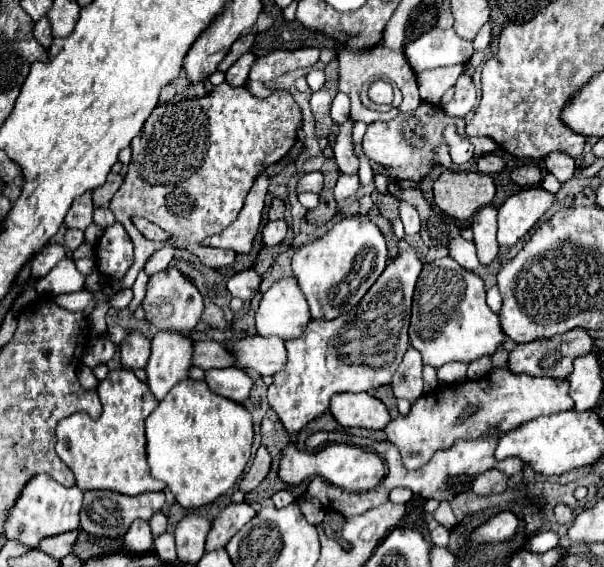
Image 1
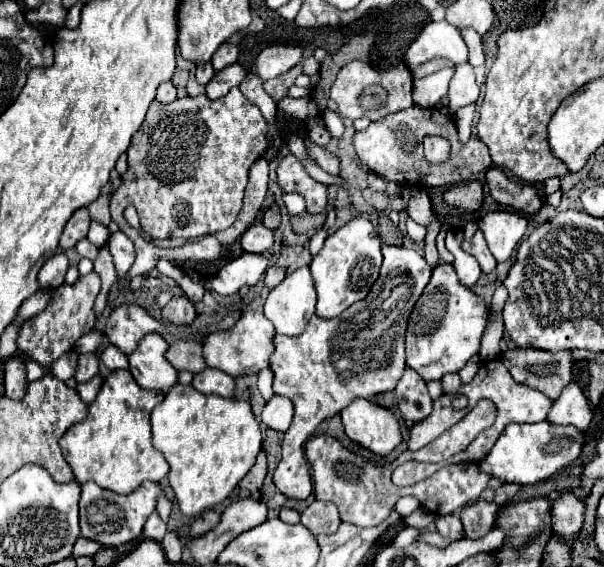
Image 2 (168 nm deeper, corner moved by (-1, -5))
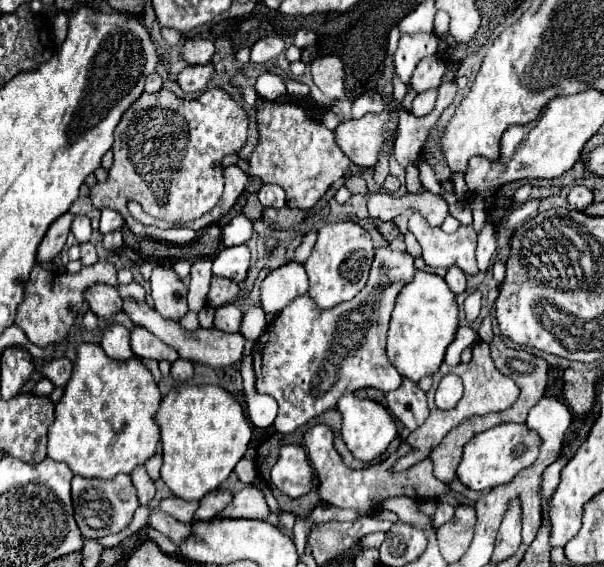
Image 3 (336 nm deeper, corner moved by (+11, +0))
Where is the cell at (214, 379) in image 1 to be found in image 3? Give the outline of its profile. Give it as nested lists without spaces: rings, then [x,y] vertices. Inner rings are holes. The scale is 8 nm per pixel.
[[[178,358],[174,364],[172,364],[172,378],[176,382],[188,382],[194,378],[194,364],[188,362],[188,360],[182,360]]]

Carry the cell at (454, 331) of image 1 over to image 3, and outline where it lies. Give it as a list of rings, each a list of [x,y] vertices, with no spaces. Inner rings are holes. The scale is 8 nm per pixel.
[[[416,270],[414,280],[400,292],[400,298],[396,298],[396,306],[388,328],[388,358],[402,376],[418,382],[424,376],[432,376],[440,368],[446,348],[456,338],[456,330],[456,294],[450,292],[444,278],[432,272]]]

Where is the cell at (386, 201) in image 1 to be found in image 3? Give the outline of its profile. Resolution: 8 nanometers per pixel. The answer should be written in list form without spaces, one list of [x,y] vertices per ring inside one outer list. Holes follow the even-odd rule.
[[[348,176],[346,178],[346,188],[352,192],[352,194],[368,194],[368,188],[366,182],[359,176]]]

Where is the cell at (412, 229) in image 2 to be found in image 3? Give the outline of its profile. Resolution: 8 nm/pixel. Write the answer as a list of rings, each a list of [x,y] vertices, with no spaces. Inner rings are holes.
[[[414,212],[408,220],[408,230],[416,236],[422,246],[422,258],[430,268],[458,266],[466,274],[478,274],[476,266],[476,230],[472,226],[460,226],[454,234],[432,228],[428,222]]]

